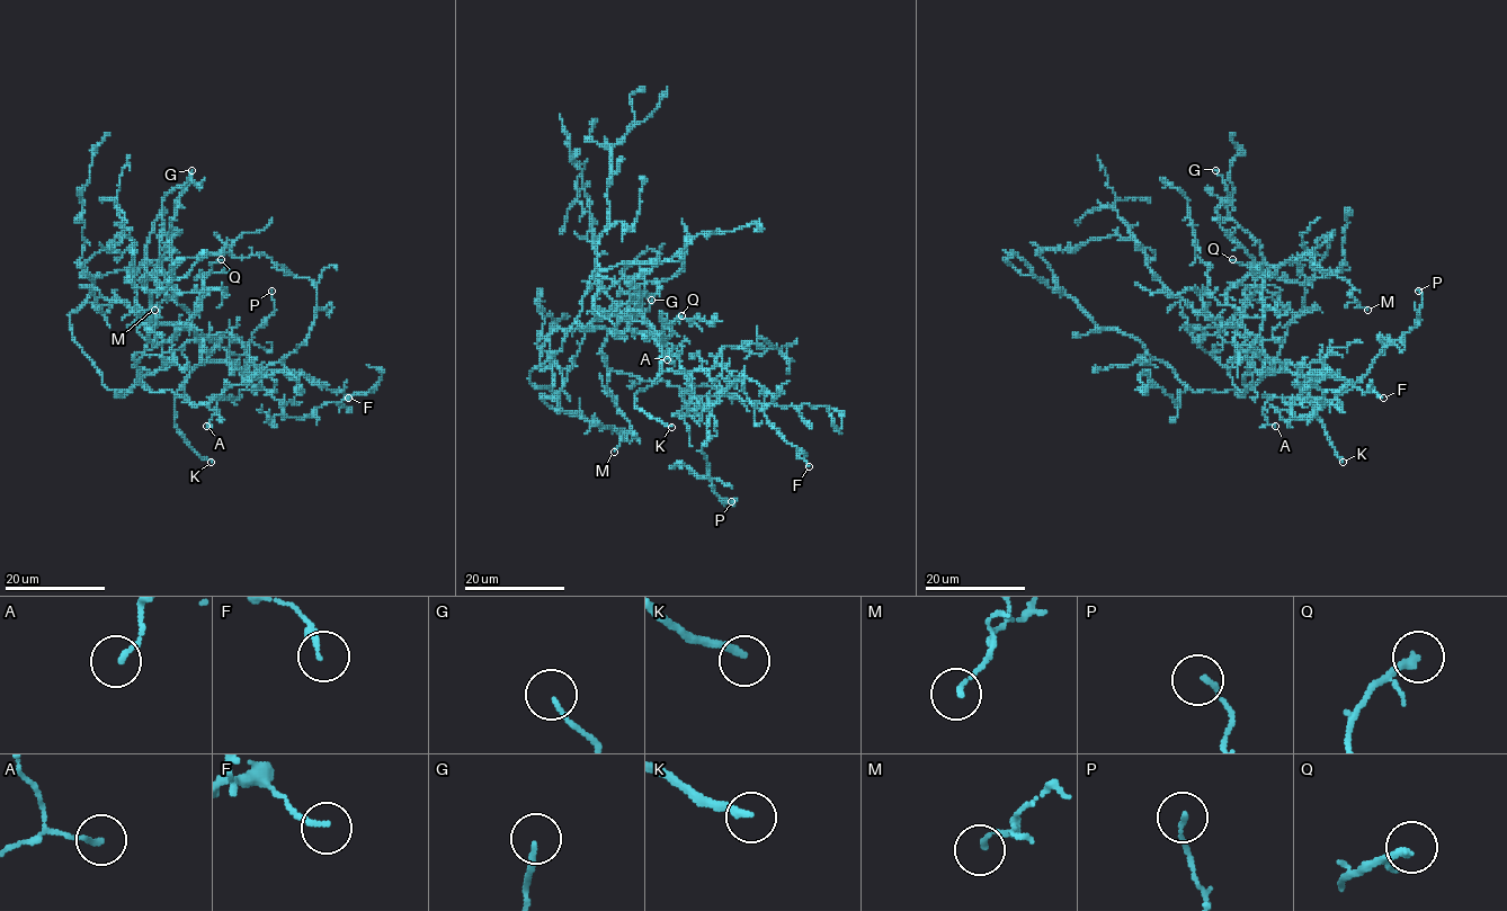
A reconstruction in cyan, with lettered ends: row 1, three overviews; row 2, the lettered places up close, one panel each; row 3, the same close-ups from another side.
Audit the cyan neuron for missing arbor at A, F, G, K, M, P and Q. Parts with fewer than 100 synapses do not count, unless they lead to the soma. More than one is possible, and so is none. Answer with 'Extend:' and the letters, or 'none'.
Extend: K

